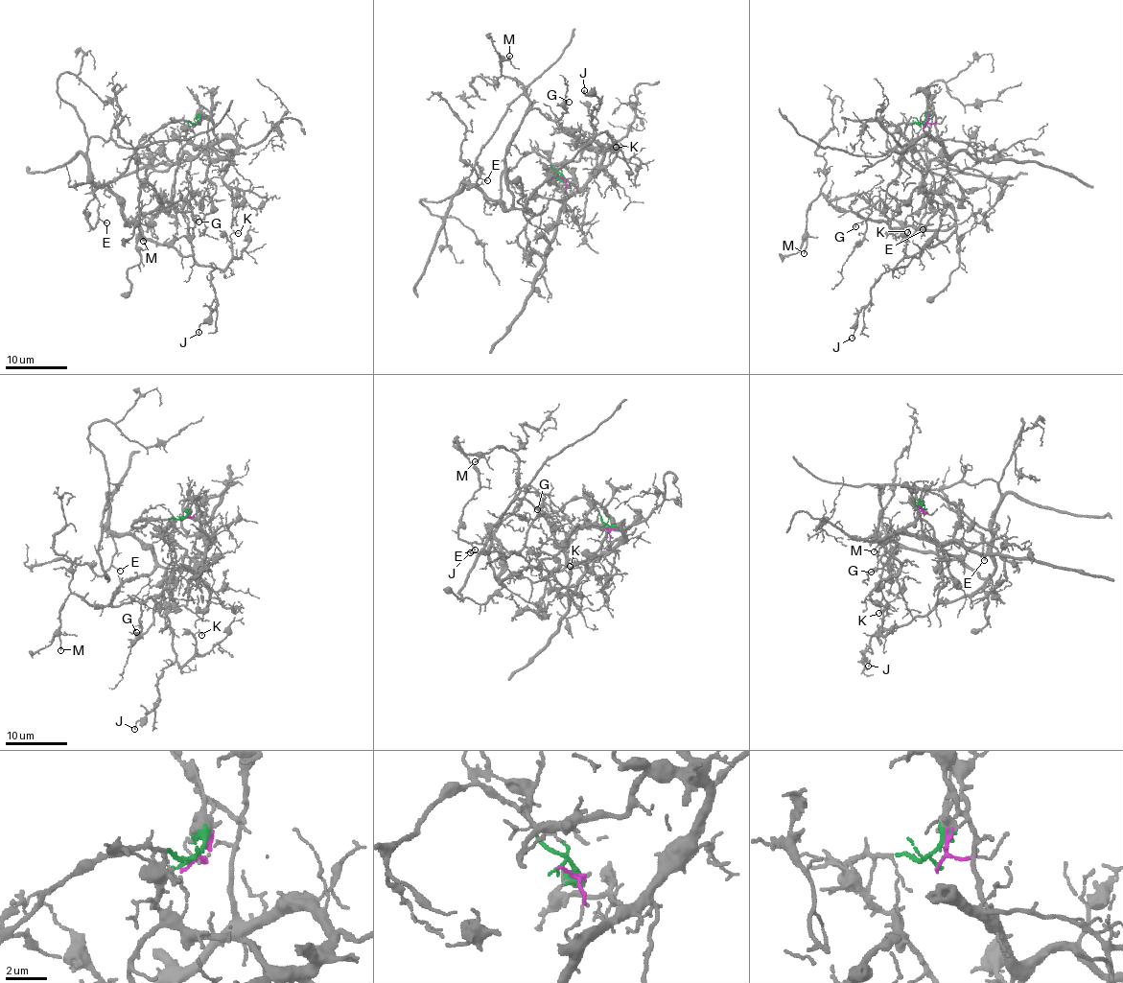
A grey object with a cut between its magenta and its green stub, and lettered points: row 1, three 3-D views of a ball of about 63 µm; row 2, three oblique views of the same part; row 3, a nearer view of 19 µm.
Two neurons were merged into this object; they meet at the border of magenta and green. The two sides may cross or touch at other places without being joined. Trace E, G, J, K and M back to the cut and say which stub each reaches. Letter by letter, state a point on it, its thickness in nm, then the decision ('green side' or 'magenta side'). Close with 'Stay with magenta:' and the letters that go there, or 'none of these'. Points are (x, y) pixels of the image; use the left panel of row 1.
E: (106, 222) | 120 nm | green side
G: (198, 222) | 110 nm | green side
J: (198, 332) | 100 nm | green side
K: (238, 233) | 50 nm | green side
M: (143, 241) | 140 nm | green side
Stay with magenta: none of these

